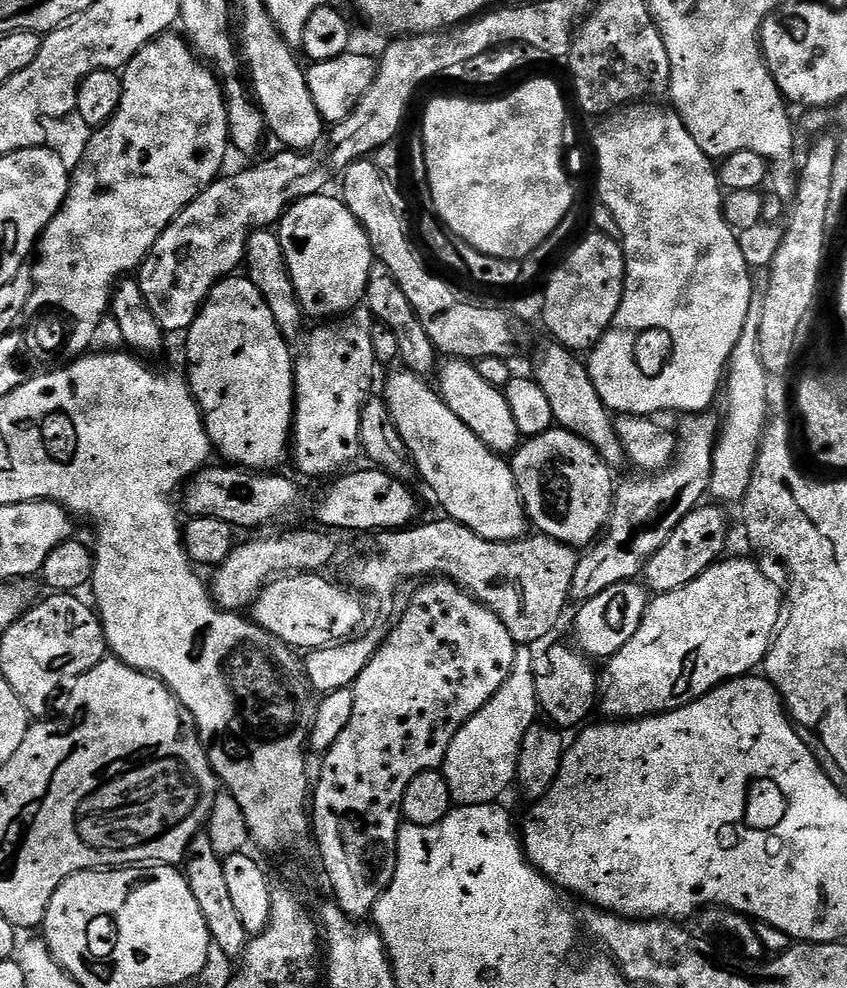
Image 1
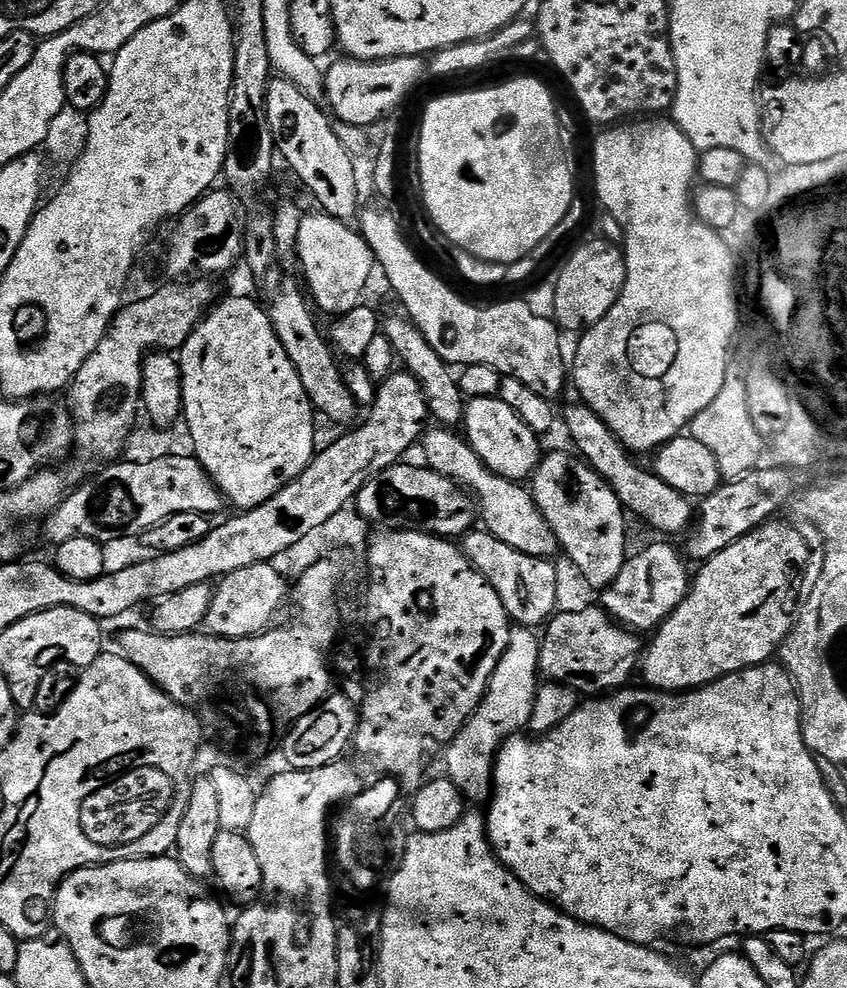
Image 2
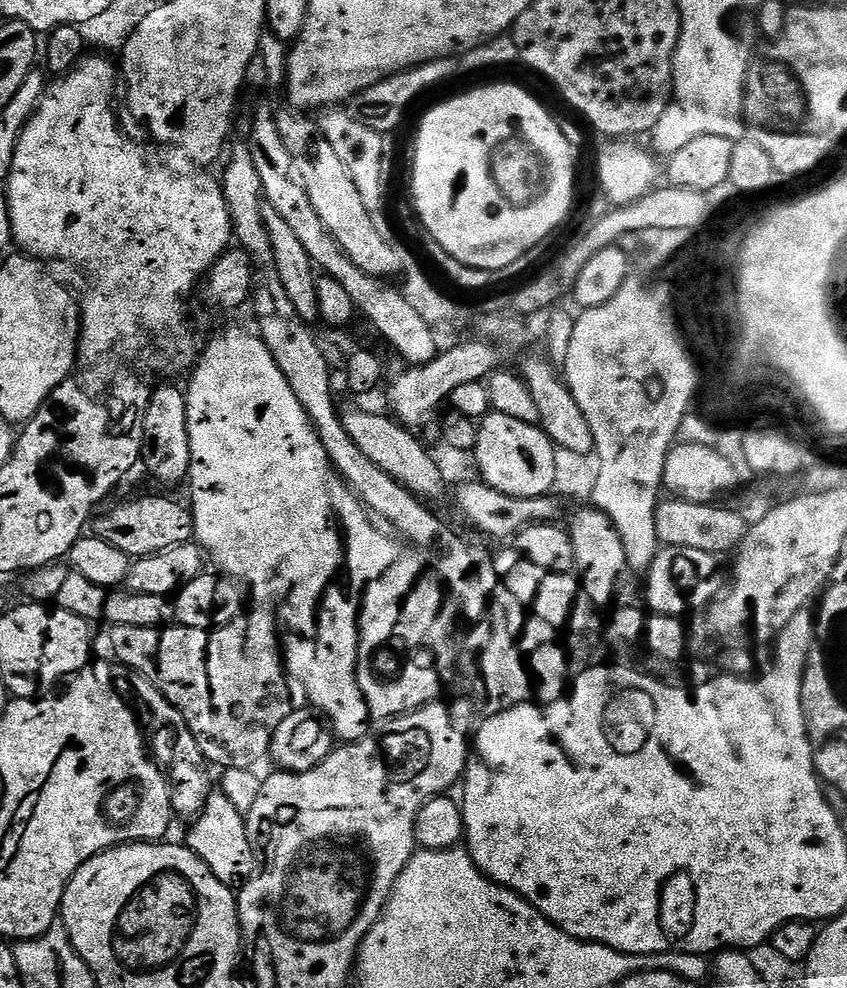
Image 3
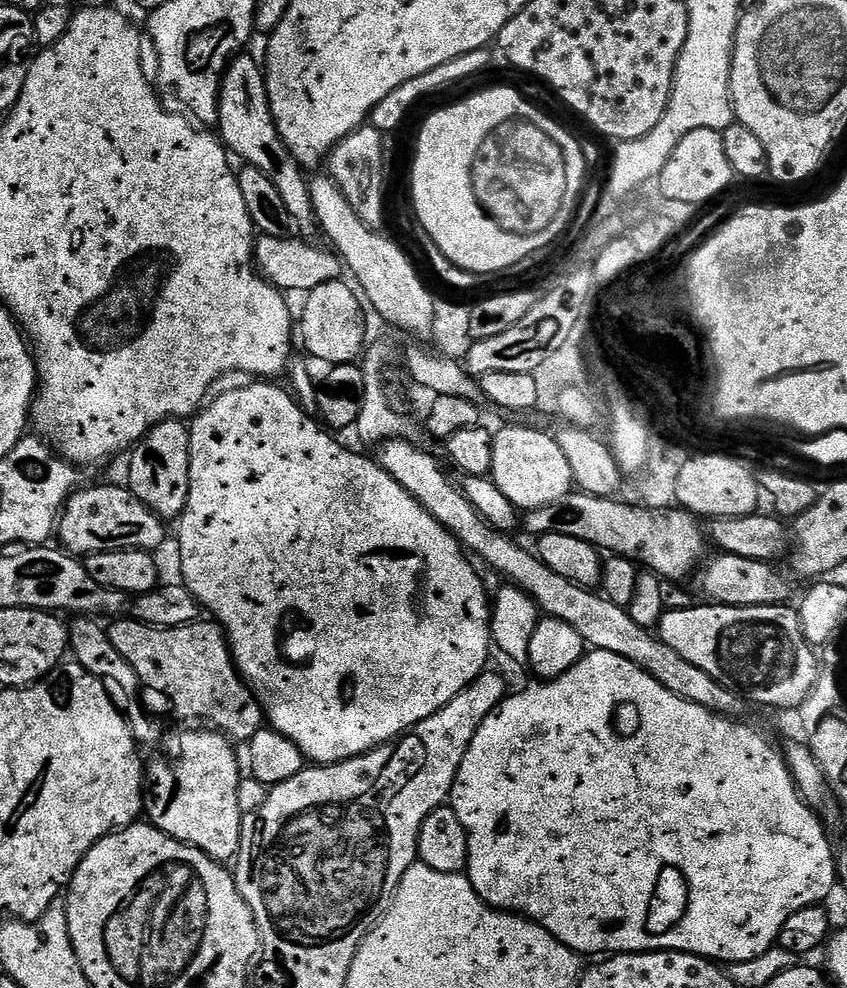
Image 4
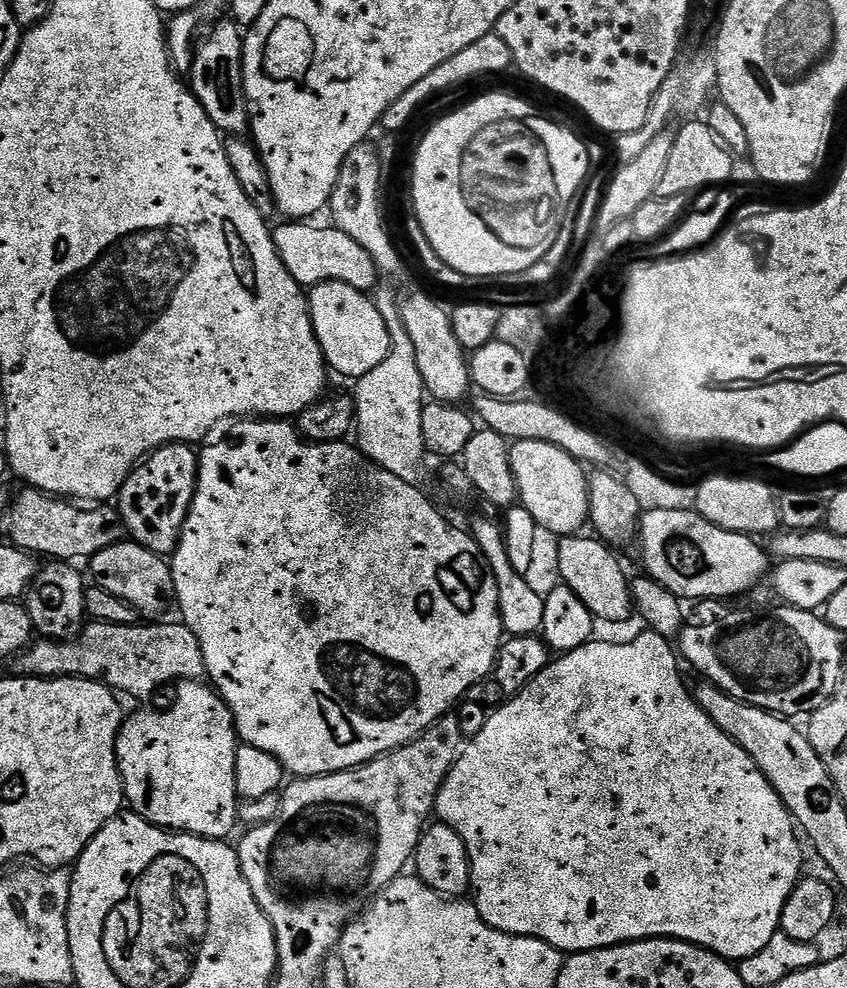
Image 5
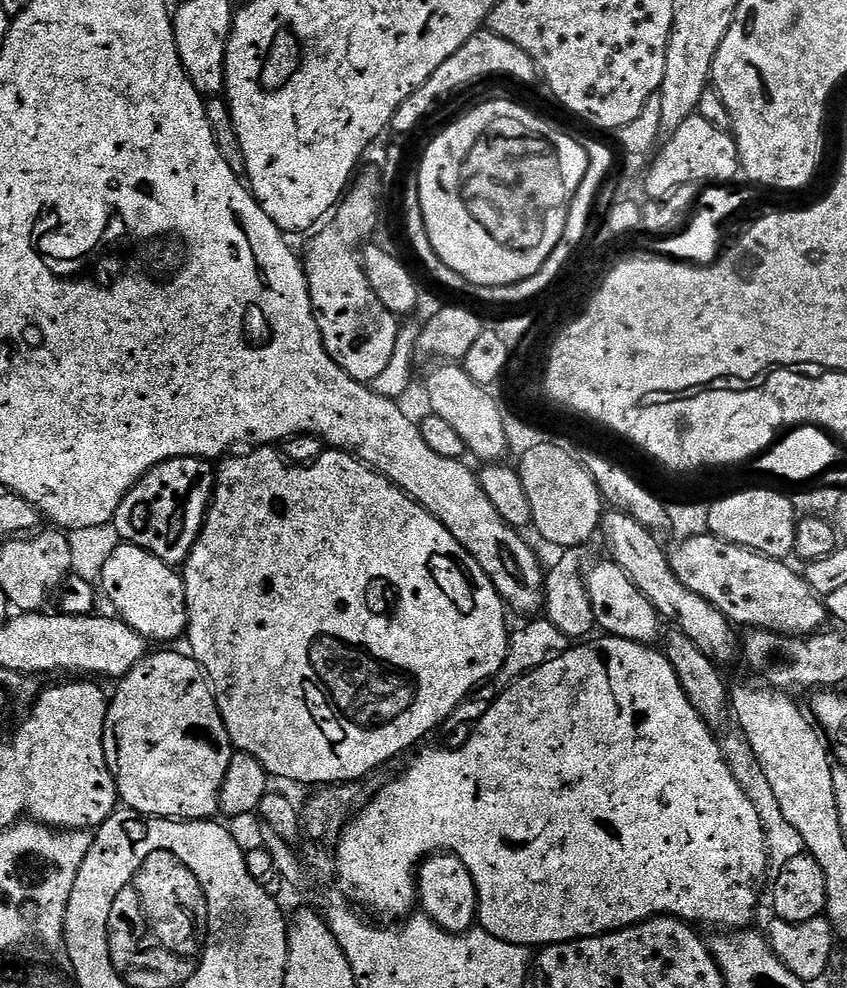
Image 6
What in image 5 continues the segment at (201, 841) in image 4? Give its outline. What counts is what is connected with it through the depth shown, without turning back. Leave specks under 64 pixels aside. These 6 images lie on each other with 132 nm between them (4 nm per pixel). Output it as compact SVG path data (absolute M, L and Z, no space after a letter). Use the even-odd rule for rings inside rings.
M182 680L175 688L176 701L165 712L136 712L121 723L116 739L116 761L124 783L127 807L158 828L227 841L228 835L238 825L238 797L234 782L238 737L232 711L215 687L200 680Z

